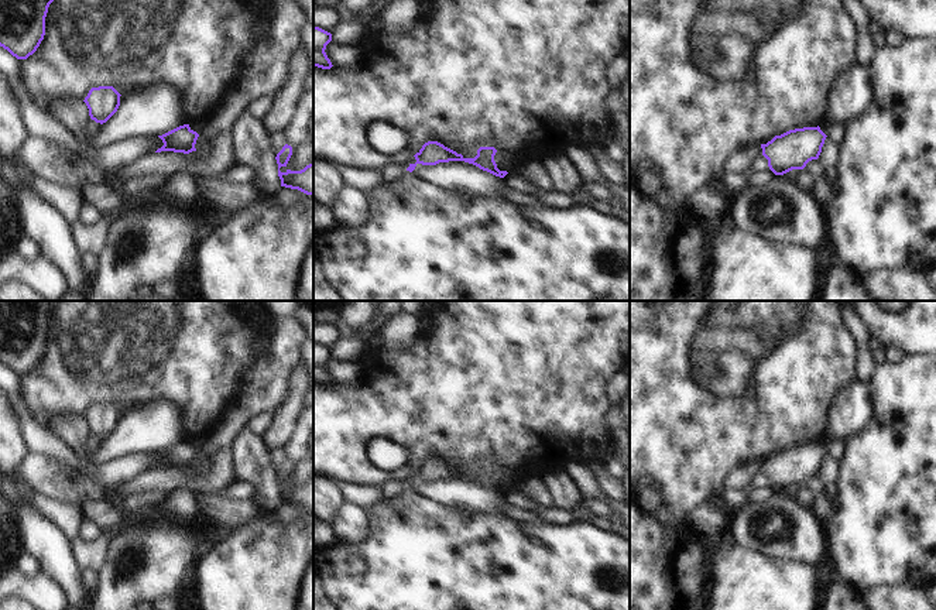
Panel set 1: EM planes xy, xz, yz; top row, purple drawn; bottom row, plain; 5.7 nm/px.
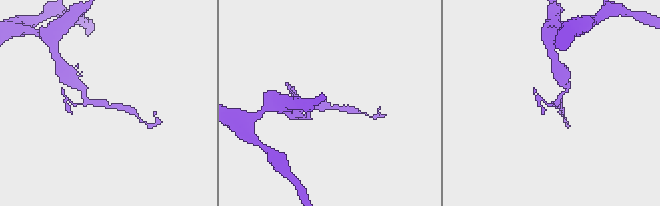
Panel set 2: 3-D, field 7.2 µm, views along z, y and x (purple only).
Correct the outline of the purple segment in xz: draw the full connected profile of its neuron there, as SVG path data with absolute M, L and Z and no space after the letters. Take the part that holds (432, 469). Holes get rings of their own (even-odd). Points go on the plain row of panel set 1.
M428 458L422 465L414 472L416 479L409 480L407 487L412 489L418 480L422 482L436 482L439 479L449 477L464 477L479 483L483 487L487 487L496 493L504 494L508 489L500 487L494 477L497 466L494 463L480 463L474 474L464 474L462 470L445 463L438 458Z

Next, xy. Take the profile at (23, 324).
M0 301L0 363L27 376L45 352L45 333L59 301Z

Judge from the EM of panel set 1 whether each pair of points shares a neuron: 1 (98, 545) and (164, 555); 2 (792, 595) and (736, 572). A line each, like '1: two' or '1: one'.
1: two
2: one

